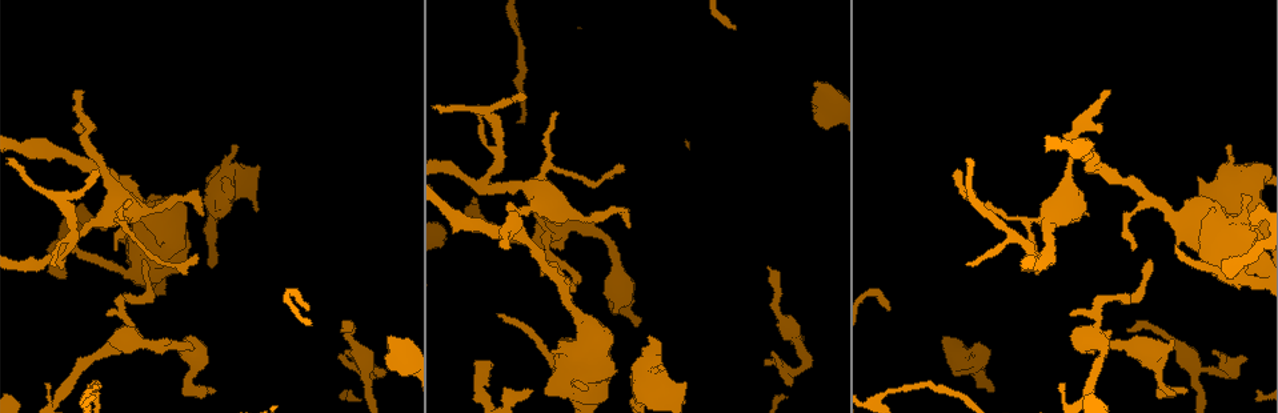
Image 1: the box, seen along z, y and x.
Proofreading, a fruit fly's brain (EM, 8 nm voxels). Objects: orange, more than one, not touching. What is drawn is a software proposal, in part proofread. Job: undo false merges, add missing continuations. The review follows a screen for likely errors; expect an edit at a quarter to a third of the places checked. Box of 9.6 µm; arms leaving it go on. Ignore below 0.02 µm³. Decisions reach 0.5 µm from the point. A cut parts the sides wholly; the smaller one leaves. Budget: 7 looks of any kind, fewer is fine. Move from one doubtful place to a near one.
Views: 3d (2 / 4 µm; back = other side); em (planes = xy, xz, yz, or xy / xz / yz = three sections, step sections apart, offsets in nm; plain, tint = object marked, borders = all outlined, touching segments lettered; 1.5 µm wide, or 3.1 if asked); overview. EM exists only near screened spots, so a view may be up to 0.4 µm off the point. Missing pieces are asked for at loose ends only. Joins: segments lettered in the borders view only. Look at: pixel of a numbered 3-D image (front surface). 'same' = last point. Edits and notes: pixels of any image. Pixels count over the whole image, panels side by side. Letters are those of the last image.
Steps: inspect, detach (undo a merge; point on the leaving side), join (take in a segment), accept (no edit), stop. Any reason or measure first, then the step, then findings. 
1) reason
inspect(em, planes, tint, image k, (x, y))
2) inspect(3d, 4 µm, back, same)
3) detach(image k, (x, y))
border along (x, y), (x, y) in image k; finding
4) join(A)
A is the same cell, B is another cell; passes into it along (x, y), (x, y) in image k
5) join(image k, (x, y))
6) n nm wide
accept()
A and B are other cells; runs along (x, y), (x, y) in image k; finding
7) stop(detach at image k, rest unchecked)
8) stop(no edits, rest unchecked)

free end
inspect(3d, 4 µm, image 1, (1126, 328))

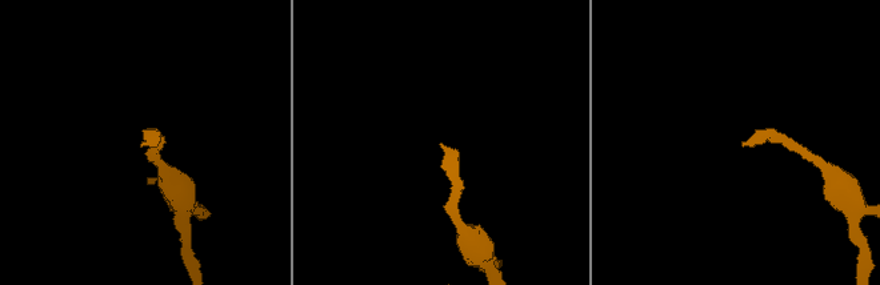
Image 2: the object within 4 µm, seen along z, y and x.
inspect(em, planes, tint, image 2, (142, 142))

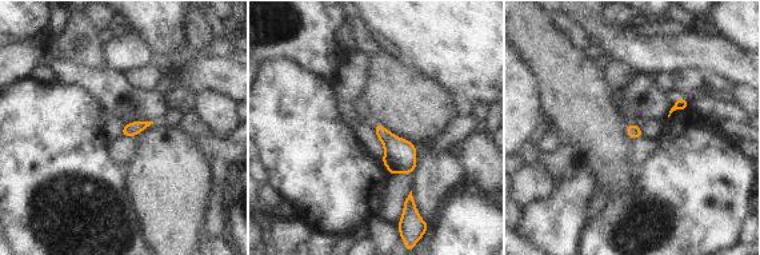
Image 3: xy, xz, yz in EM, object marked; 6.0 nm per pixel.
inspect(em, planes, borders, same)

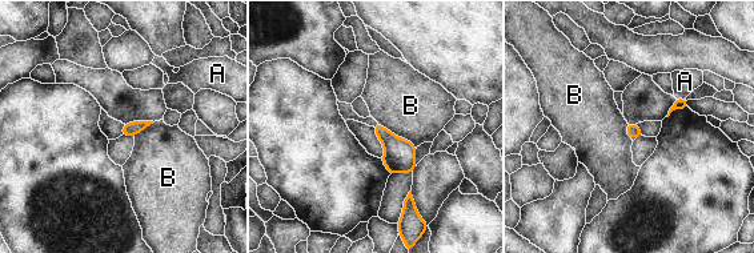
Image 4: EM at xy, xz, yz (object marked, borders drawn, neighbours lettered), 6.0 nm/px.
80 nm wide
accept()
A and B are other cells; border along (377, 121), (416, 148) in image 4; no lettered segment goes on from it

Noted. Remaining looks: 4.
tapers out
inspect(em, planes, tint, image 1, (1147, 262))

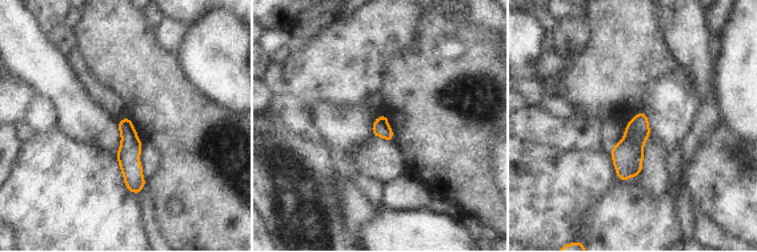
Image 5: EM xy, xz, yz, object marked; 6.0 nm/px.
what lies round it
inspect(em, planes, borders, same)

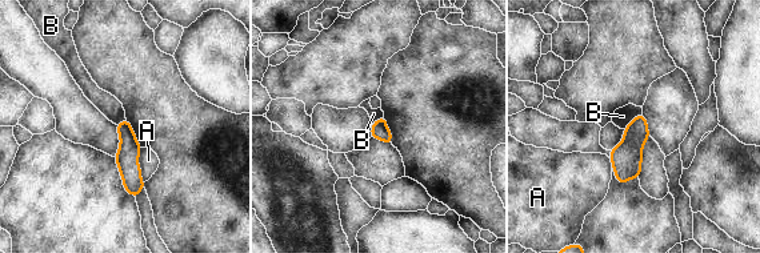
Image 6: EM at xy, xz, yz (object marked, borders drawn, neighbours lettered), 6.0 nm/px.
110 nm wide
accept()
A and B are other cells; border along (642, 112), (624, 129) in image 6; none of them fits

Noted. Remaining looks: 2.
thick end
inspect(3d, 4 µm, image 1, (974, 342))

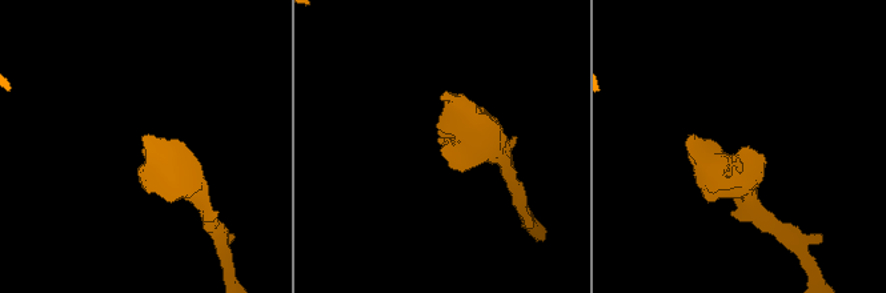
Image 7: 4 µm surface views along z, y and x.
inspect(em, planes, borders, image 7, (144, 150))

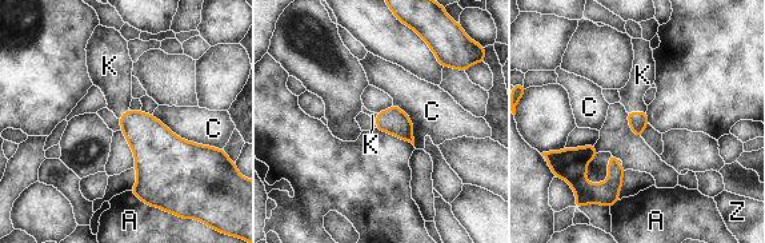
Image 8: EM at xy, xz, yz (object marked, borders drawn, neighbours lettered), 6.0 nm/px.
join(K)
K is the same cell, A, C and Z are other cells; passes into it along (637, 120), (636, 112), (643, 75) in image 8; it goes on there

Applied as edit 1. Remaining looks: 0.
stop(join at image 8, rest unchecked)

